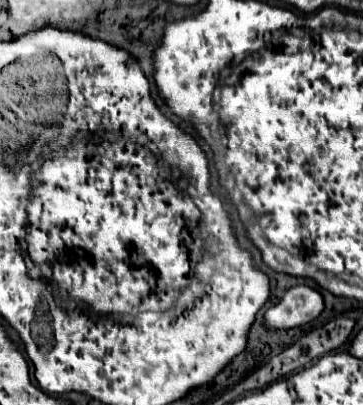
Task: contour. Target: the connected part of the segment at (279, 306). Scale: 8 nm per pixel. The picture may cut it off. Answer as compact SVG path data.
M299 284L289 288L285 296L265 312L265 326L279 330L303 326L317 318L323 308L325 302L321 292L307 284Z

